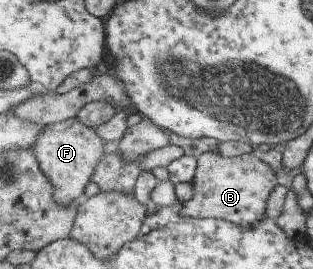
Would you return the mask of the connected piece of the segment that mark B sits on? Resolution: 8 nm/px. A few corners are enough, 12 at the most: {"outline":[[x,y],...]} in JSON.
{"outline":[[260,155],[198,157],[182,213],[244,226],[278,185]]}

